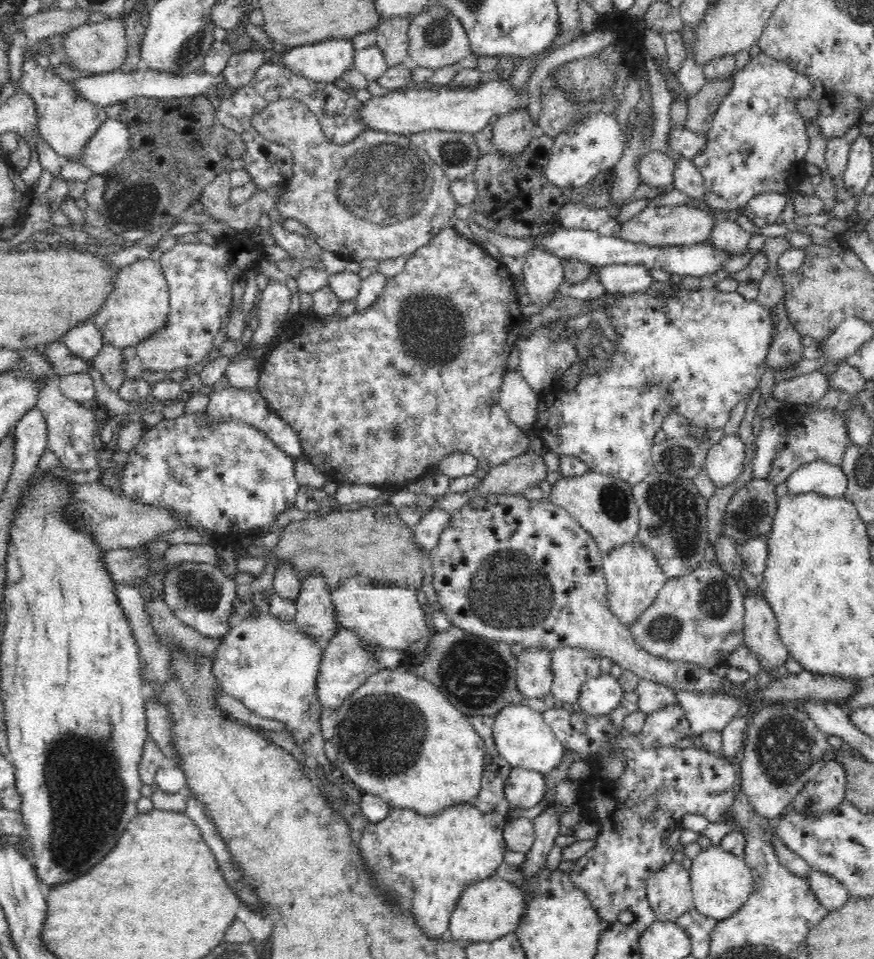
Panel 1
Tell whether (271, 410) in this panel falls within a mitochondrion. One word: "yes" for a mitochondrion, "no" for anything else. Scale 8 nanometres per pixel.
no

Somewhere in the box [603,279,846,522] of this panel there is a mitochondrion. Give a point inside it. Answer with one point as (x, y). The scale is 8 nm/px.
(677, 460)

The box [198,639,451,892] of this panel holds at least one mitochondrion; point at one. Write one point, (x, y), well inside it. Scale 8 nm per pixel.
(377, 728)

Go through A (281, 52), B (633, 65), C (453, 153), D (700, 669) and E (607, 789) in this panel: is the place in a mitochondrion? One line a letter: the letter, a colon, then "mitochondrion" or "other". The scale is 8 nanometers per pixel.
A: other
B: other
C: mitochondrion
D: other
E: other

